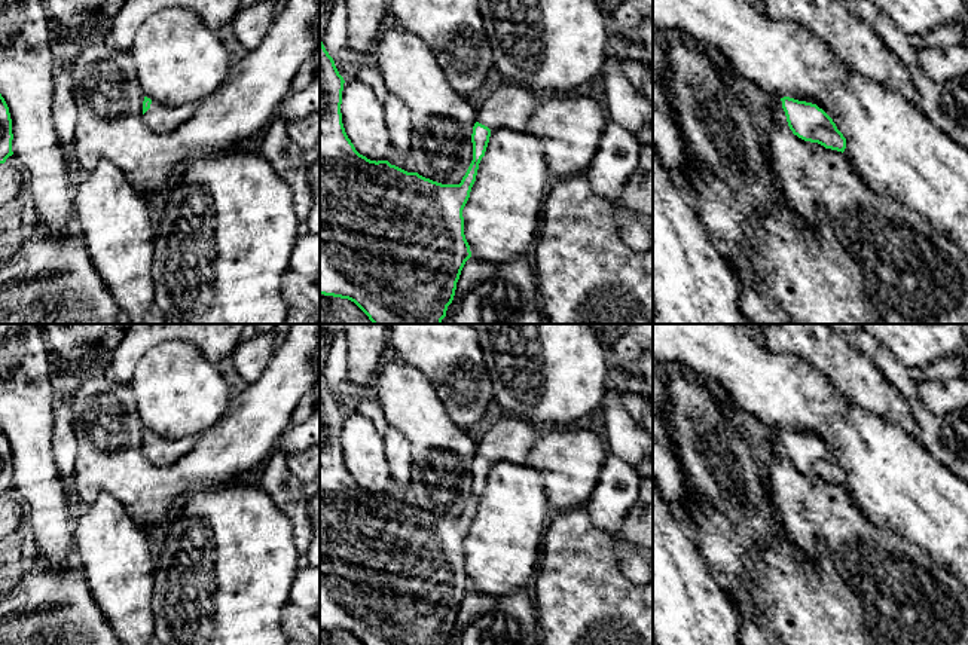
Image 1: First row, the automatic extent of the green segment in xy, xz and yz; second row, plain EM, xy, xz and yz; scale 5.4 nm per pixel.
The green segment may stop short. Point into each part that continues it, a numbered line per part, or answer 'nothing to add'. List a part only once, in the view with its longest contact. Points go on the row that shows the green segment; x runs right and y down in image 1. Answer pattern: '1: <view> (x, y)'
1: yz (776, 112)

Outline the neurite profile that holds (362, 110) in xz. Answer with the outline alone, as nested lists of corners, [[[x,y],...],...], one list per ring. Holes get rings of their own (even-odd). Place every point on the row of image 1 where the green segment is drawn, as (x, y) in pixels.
[[[357,77],[345,80],[341,113],[355,150],[370,161],[387,161],[394,149],[384,120],[384,104],[373,89]]]

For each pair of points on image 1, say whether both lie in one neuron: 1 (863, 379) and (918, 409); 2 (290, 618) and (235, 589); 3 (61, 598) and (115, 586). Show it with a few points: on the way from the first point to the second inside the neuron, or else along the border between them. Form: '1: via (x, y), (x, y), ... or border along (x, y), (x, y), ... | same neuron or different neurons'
1: border along (885, 376), (907, 403), (921, 436) | different neurons
2: border along (289, 601), (281, 610), (281, 629) | different neurons
3: border along (78, 559), (86, 587), (109, 621) | different neurons

